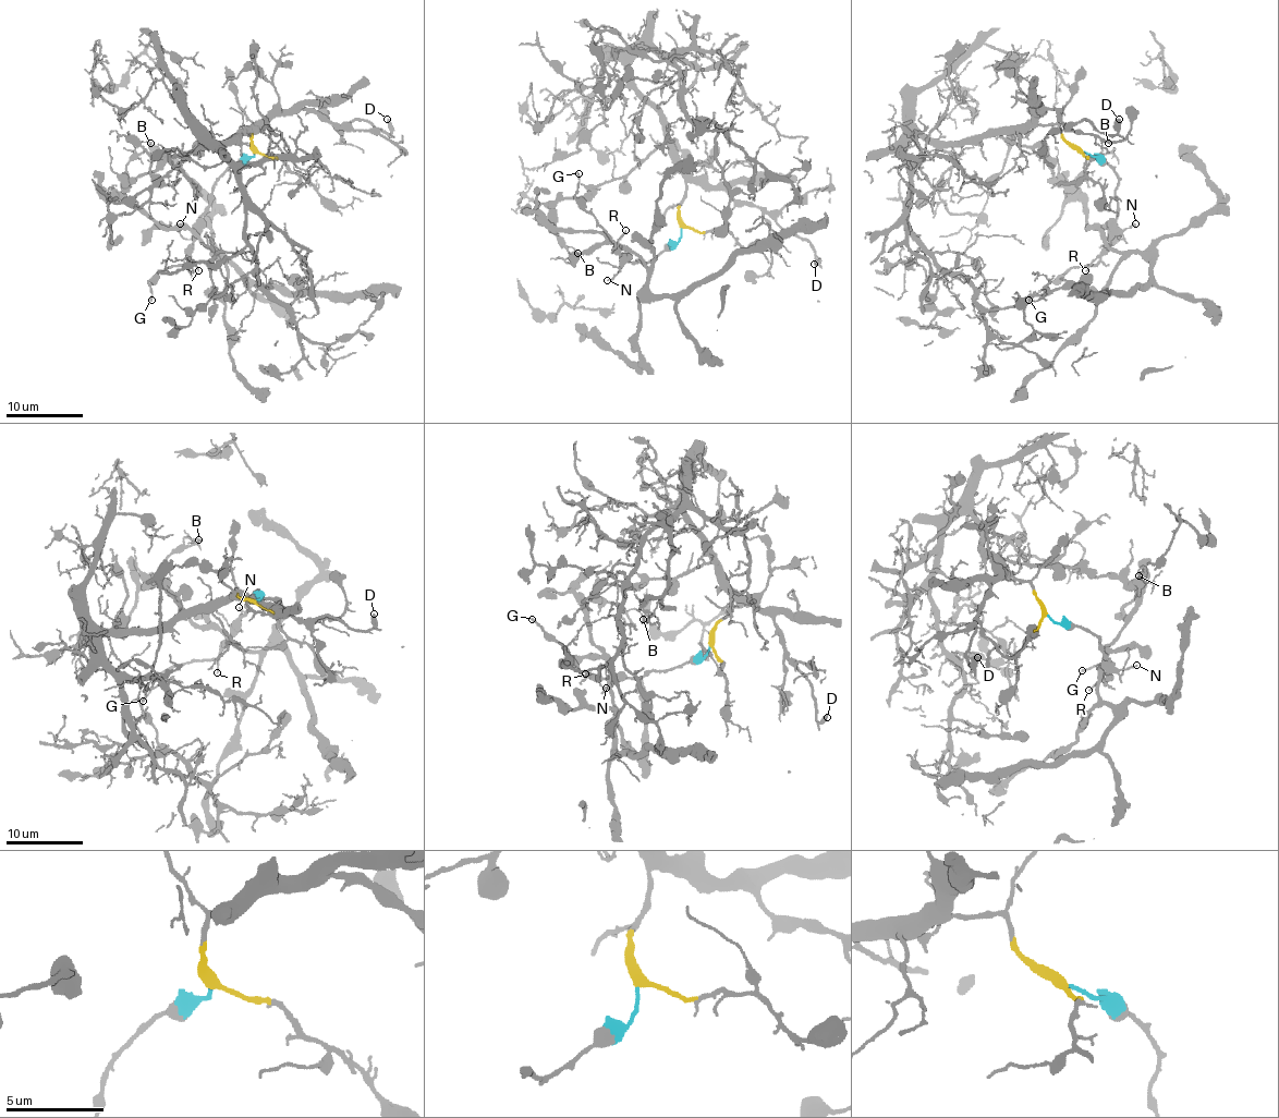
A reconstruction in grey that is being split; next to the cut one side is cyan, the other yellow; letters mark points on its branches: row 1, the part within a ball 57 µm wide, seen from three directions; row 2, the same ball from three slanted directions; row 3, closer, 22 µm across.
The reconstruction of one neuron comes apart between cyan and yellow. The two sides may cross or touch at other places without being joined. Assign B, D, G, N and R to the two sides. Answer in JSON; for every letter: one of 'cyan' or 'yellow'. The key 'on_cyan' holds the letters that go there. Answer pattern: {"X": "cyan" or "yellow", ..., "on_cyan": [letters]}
{"B": "yellow", "D": "yellow", "G": "cyan", "N": "cyan", "R": "cyan", "on_cyan": ["G", "N", "R"]}

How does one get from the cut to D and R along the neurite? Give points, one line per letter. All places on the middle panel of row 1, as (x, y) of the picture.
D: (681, 226), (679, 205), (685, 186), (693, 182), (719, 186), (732, 197), (755, 205), (813, 248), (815, 265)
R: (681, 228), (678, 241), (643, 263), (628, 260), (620, 253), (618, 240), (625, 230)

